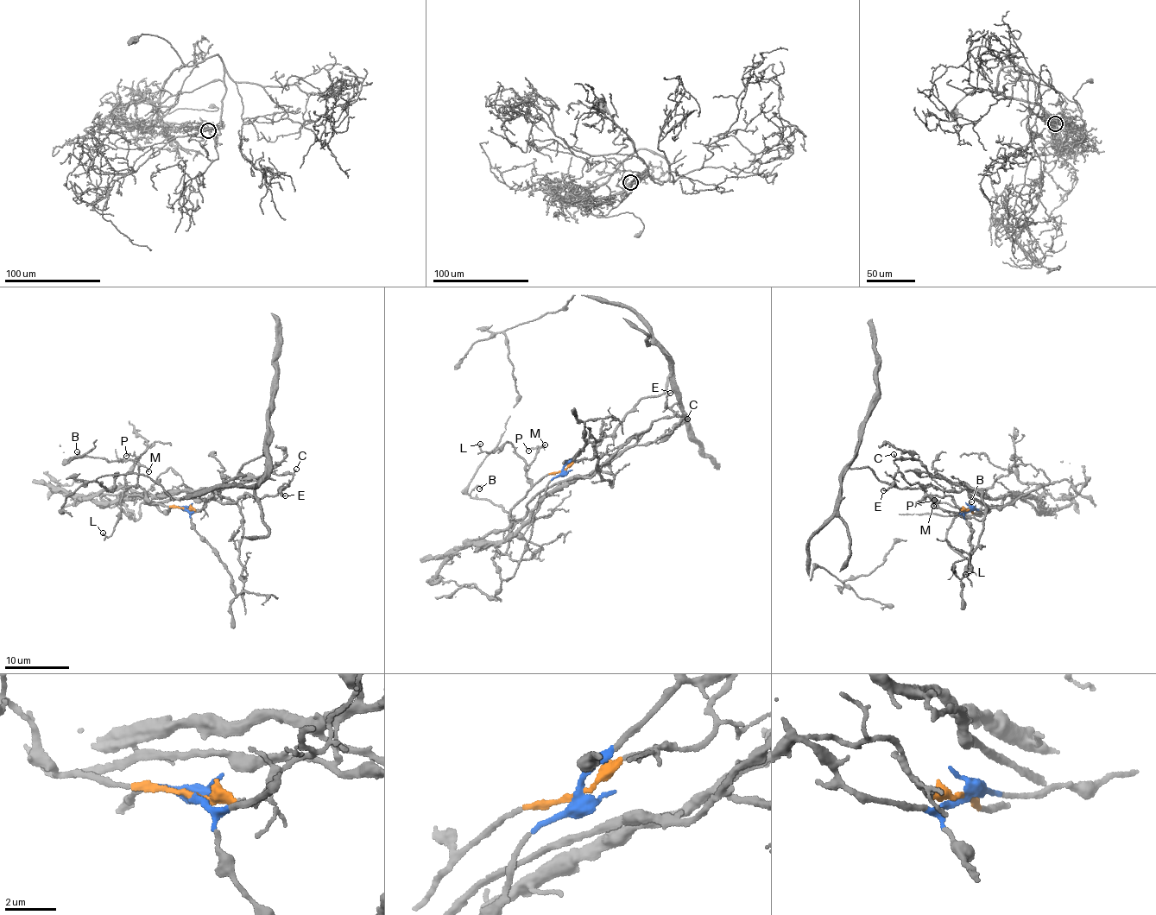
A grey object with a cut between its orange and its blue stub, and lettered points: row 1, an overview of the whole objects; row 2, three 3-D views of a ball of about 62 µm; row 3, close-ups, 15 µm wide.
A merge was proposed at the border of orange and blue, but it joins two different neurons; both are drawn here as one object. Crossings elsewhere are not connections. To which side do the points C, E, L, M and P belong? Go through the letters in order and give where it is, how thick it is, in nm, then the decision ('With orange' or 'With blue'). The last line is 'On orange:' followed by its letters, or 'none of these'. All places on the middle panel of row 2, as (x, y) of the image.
C: Place: (687, 419). Thickness 130 nm. With orange
E: Place: (670, 393). Thickness 160 nm. With orange
L: Place: (480, 444). Thickness 100 nm. With orange
M: Place: (545, 444). Thickness 90 nm. With orange
P: Place: (528, 451). Thickness 110 nm. With orange
On orange: C, E, L, M, P

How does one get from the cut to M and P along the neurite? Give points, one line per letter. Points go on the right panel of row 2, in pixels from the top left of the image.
M: (969, 510), (975, 514), (982, 513), (972, 508), (960, 509), (942, 503), (931, 503), (933, 505)
P: (969, 510), (975, 514), (982, 513), (969, 508), (954, 507), (933, 500)

